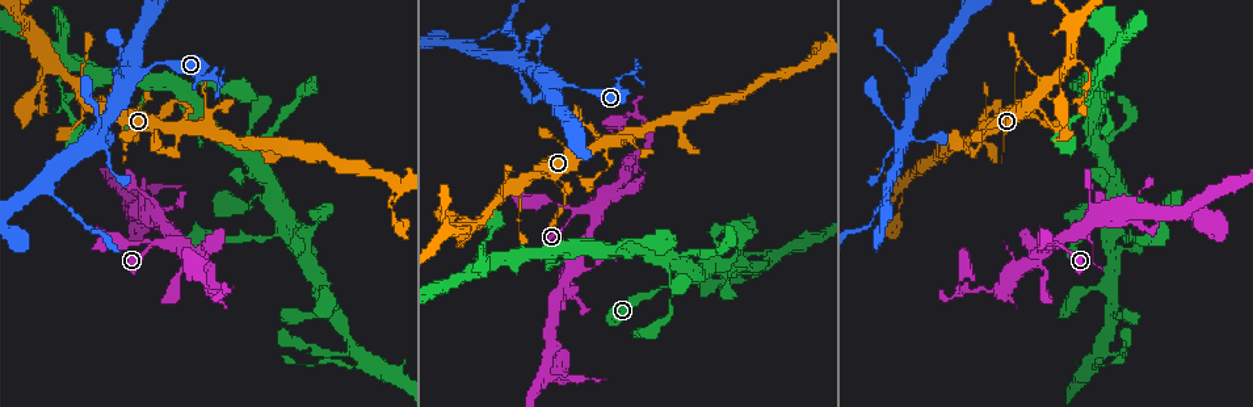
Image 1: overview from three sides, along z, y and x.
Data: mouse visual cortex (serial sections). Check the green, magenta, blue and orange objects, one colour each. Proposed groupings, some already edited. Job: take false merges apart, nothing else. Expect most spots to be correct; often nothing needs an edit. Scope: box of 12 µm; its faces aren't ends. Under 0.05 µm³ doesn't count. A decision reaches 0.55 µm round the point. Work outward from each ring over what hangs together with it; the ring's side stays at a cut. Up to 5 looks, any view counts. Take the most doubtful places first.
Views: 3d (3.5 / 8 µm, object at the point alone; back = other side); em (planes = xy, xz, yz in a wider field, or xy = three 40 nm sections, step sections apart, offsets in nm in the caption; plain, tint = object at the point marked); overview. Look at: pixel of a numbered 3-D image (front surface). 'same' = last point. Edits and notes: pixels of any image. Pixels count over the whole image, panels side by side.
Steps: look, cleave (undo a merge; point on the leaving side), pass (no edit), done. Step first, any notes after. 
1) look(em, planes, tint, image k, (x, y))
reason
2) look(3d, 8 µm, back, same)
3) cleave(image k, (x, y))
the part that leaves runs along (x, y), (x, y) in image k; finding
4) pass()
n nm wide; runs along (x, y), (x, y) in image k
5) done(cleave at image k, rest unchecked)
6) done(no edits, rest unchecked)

look(3d, 3.5 µm, image 1, (286, 231))
sharp bend

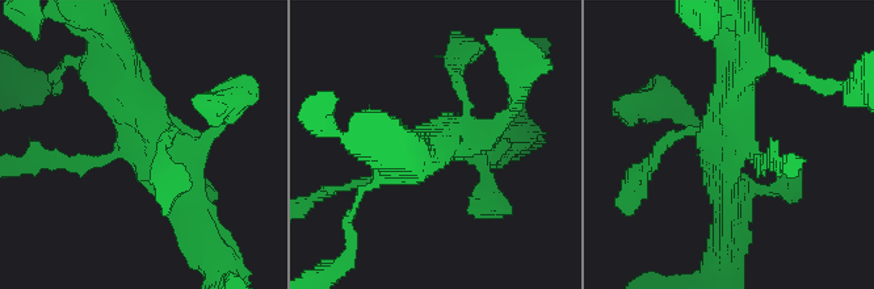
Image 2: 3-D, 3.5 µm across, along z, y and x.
look(em, xy, step 1, tint, image 2, (734, 143))

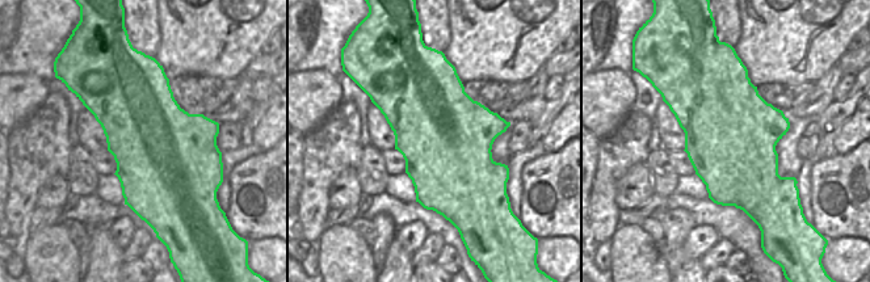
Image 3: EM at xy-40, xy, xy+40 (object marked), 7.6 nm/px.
pass()
700 nm wide; runs along (64, 159), (154, 143), (193, 204) in image 2; continuous, no second cell

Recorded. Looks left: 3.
look(3d, 3.5 µm, image 1, (59, 63))
three arms meet

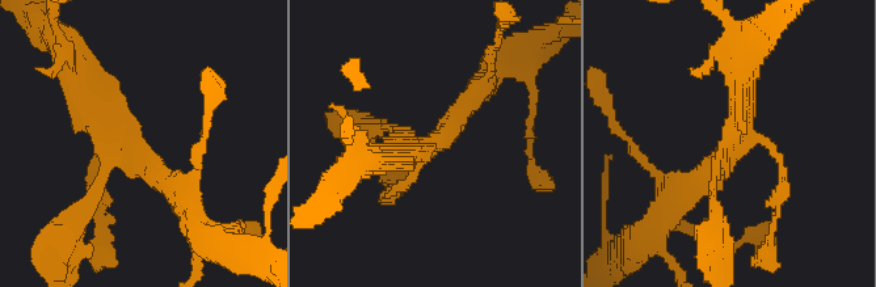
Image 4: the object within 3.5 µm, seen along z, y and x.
look(em, xy, step 1, plain, image 4, (429, 147))
need the tissue

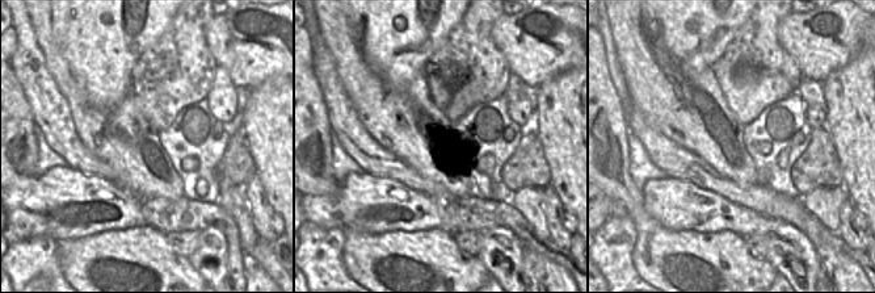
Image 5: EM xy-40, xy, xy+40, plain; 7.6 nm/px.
look(em, xy, step 1, tint, same)
with the object marked

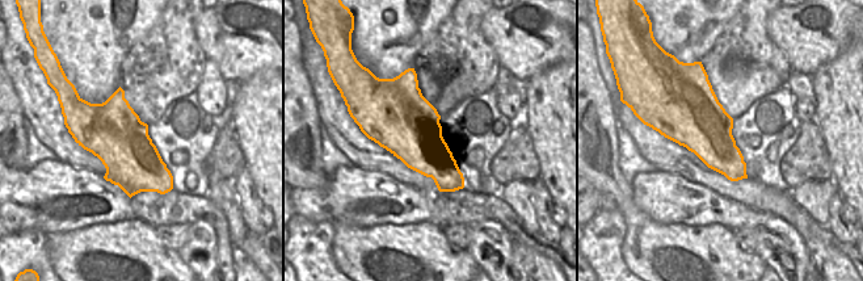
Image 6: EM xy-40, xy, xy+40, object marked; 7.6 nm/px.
pass()
runs along (182, 198), (122, 138), (85, 77) in image 4; one cell here

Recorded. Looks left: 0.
done(no edits, rest unchecked)

